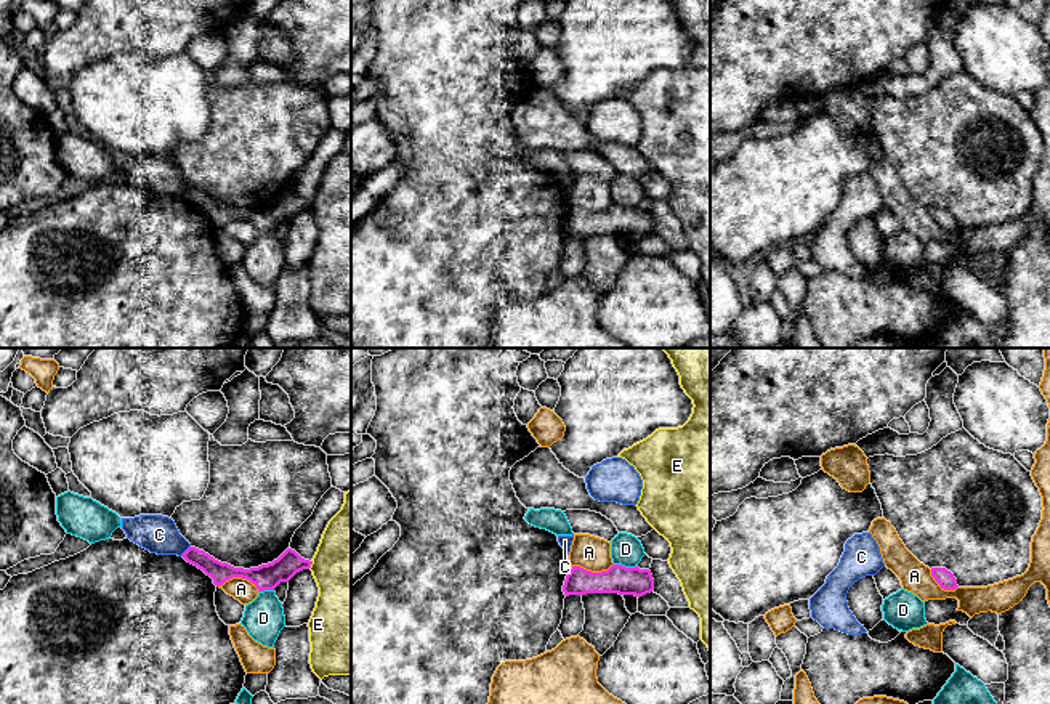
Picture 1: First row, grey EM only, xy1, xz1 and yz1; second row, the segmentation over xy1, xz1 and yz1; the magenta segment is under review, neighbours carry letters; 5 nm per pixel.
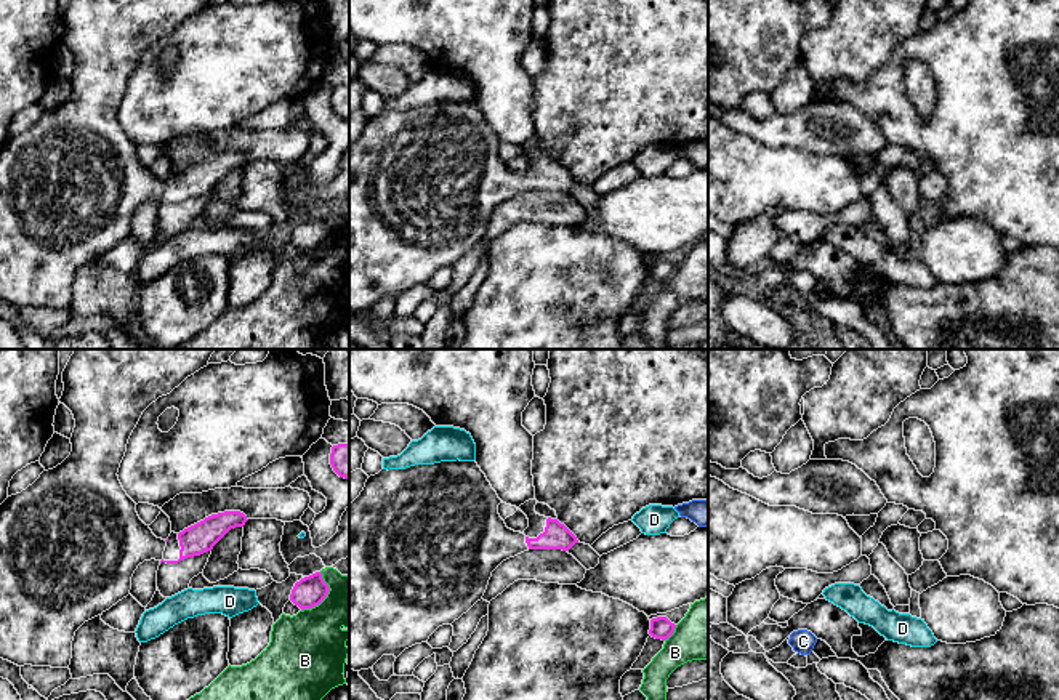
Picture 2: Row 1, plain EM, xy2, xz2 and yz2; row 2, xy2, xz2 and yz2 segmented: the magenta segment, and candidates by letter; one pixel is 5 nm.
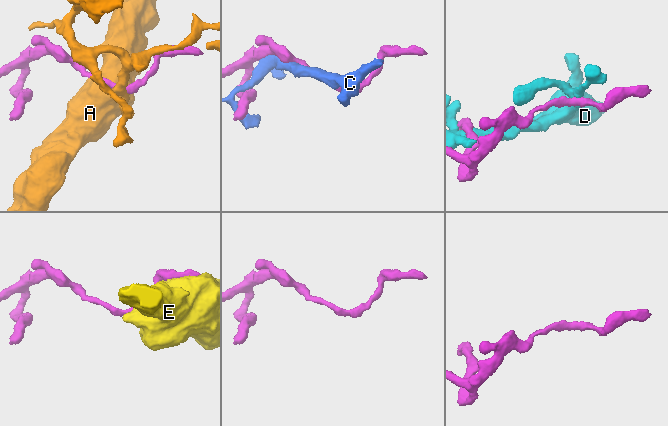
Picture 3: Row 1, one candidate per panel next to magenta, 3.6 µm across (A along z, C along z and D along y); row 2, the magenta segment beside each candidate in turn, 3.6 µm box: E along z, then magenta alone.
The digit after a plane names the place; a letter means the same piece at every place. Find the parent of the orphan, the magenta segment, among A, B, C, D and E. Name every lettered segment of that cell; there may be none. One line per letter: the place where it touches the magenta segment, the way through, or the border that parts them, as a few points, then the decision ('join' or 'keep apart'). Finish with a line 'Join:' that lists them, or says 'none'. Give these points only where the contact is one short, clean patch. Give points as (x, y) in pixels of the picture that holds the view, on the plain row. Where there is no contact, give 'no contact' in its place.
A: xy1 (239, 217) | along xy1 (218, 226), (233, 218), (246, 218), (258, 233) | keep apart
B: xy2 (326, 237) | keep apart
C: xy1 (186, 191) | keep apart
D: xz1 (624, 207) | keep apart
E: xy1 (311, 204) | keep apart
Join: none

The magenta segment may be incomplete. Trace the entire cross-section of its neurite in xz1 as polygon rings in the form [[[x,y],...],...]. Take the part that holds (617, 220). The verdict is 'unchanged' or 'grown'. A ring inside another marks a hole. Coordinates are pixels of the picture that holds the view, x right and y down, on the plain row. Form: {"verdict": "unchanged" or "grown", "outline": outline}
{"verdict": "unchanged", "outline": [[[612,205],[608,212],[592,213],[580,207],[572,207],[566,216],[563,233],[569,236],[587,234],[619,234],[643,237],[654,231],[654,220],[649,210],[625,208]]]}

